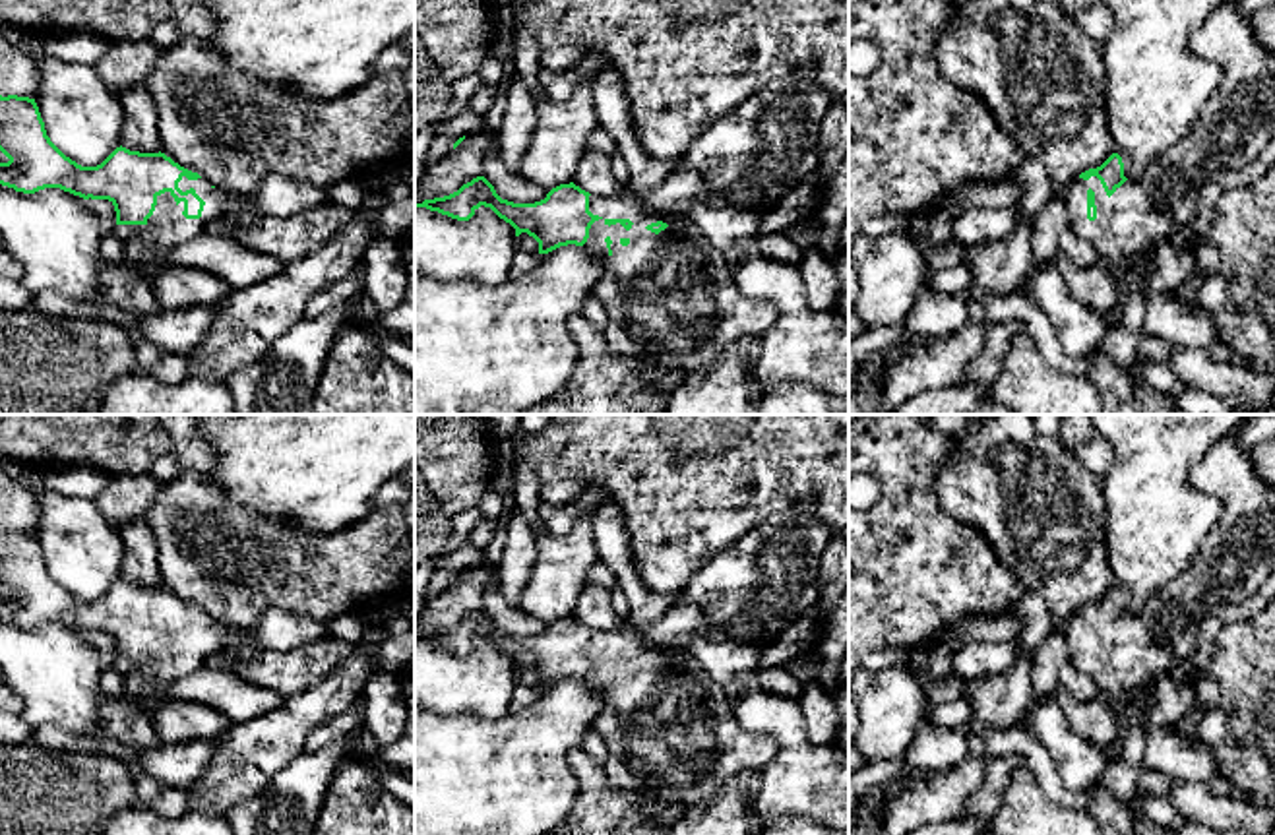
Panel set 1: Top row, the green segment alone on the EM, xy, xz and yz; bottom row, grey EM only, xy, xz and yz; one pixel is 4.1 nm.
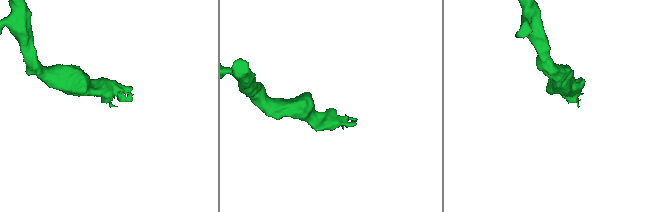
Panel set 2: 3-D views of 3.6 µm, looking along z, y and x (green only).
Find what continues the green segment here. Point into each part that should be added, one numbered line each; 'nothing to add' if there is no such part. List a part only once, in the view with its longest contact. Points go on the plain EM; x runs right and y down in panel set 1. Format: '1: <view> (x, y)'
1: xy (169, 659)

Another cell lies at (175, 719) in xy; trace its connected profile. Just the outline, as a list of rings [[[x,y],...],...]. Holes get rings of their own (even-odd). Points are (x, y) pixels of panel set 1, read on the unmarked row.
[[[157,699],[147,705],[161,742],[213,740],[231,723],[217,709],[184,699]]]

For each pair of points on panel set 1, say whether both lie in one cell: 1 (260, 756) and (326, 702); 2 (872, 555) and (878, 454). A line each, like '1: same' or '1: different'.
1: same
2: same

